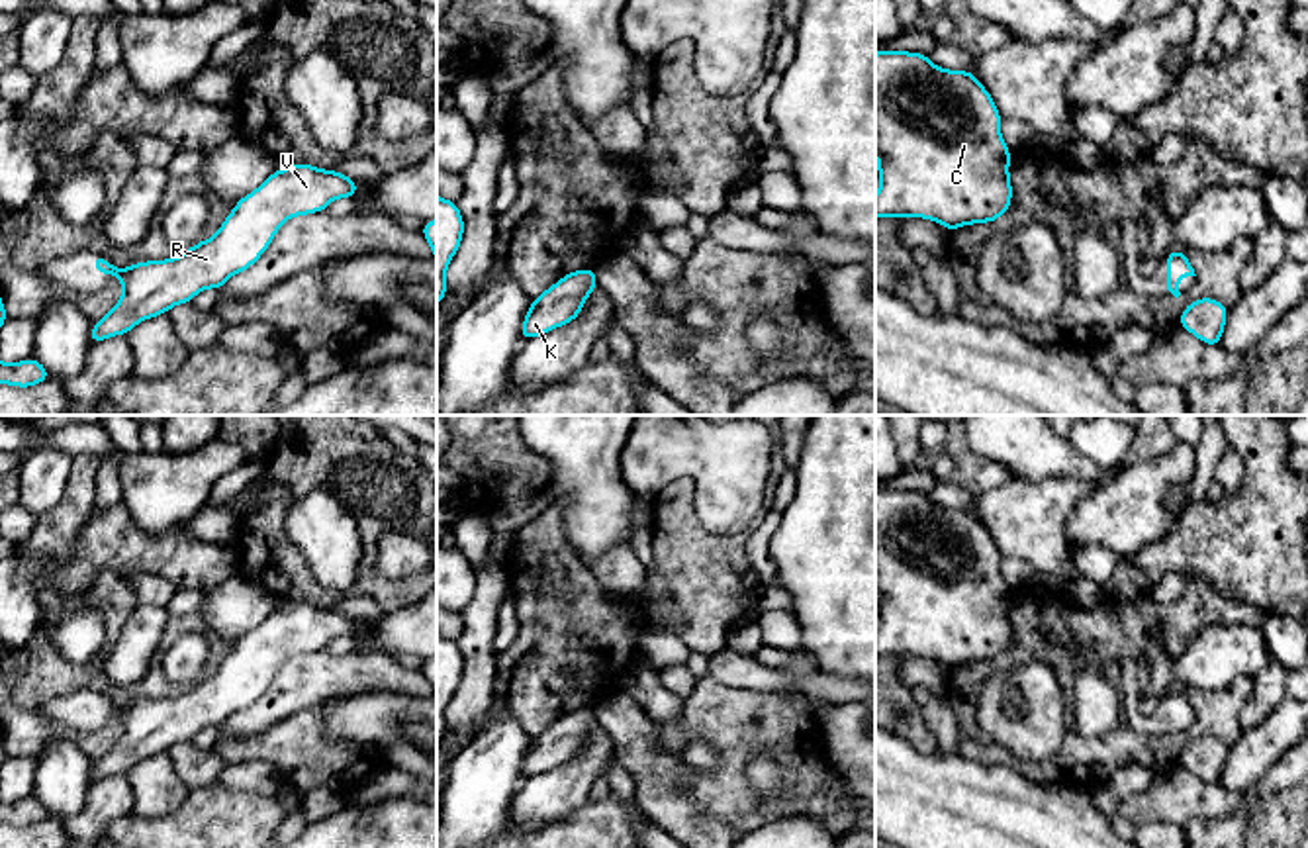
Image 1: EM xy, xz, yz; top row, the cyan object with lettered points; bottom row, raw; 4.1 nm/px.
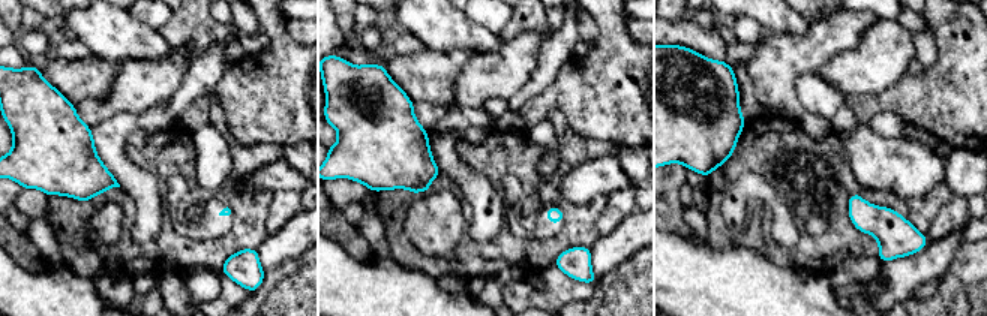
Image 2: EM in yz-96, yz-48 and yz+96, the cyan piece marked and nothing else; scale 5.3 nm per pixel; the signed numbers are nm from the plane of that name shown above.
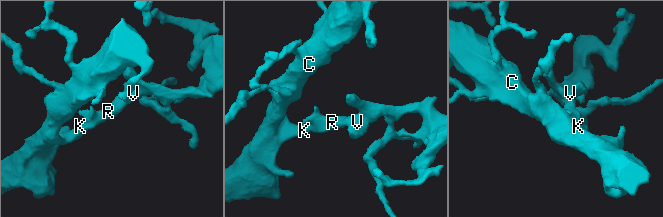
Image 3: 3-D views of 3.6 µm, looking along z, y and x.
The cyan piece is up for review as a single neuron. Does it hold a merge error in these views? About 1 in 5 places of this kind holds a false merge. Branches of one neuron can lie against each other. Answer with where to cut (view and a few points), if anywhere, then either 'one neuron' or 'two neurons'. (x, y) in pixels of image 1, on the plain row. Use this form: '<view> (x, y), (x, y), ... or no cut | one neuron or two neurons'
no cut | one neuron

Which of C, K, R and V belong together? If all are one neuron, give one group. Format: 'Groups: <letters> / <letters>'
Groups: C K R V

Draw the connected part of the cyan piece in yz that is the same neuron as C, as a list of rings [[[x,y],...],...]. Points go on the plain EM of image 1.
[[[877,490],[875,492],[875,591],[879,599],[879,631],[875,656],[924,656],[948,670],[997,660],[1010,648],[1010,588],[1001,574],[1003,554],[987,527],[971,509],[936,505],[924,492]]]

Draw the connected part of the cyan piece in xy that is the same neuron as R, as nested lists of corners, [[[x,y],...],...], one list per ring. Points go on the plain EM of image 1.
[[[296,601],[274,609],[257,629],[243,635],[217,672],[184,693],[116,707],[102,693],[92,697],[98,713],[121,717],[119,740],[90,768],[92,783],[127,774],[137,762],[166,752],[206,727],[223,723],[268,687],[290,656],[323,650],[337,636],[354,636],[358,621],[313,603]]]

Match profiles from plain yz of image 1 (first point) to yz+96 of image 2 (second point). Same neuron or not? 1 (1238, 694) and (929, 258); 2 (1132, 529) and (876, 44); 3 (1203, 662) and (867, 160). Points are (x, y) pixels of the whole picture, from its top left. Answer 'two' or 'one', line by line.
1: two
2: one
3: one

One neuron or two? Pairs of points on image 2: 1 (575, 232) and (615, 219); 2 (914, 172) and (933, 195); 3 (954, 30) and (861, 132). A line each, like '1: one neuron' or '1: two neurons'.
1: two neurons
2: two neurons
3: two neurons

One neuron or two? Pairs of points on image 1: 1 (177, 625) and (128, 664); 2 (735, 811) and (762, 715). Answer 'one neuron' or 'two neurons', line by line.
1: two neurons
2: one neuron

